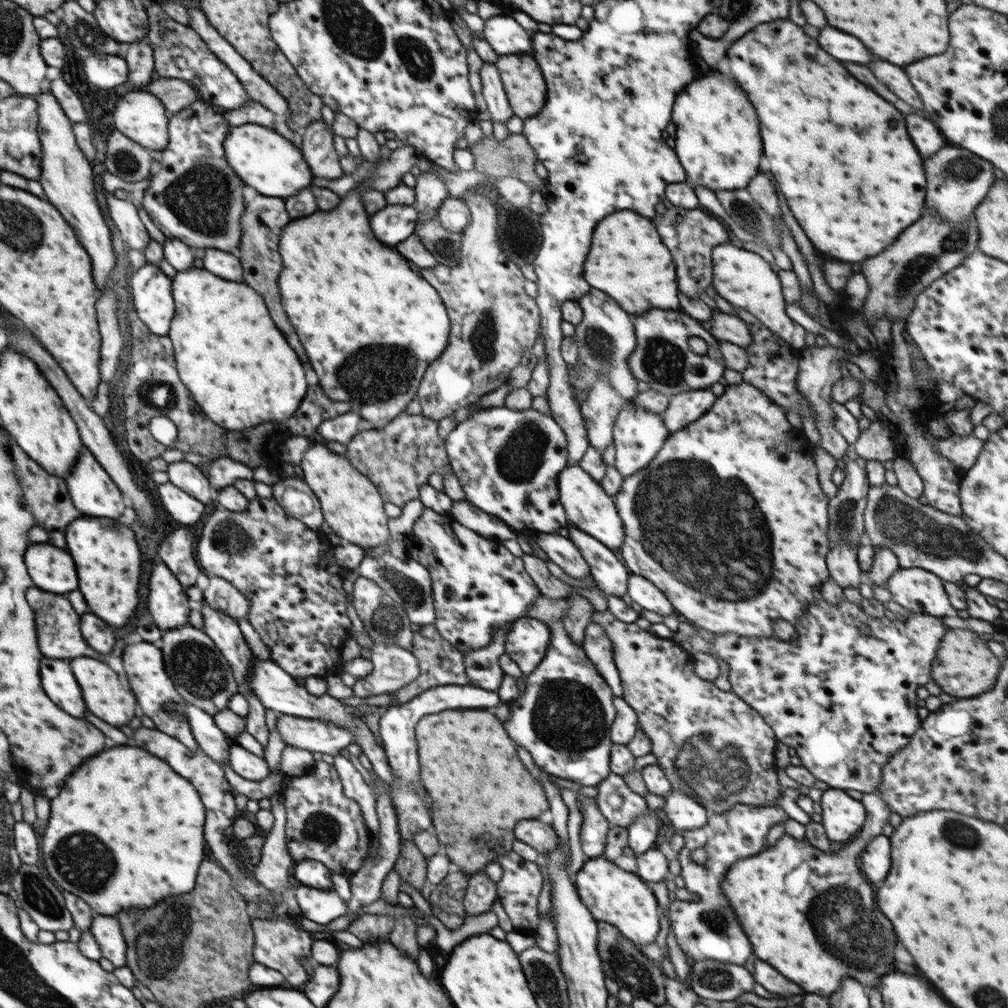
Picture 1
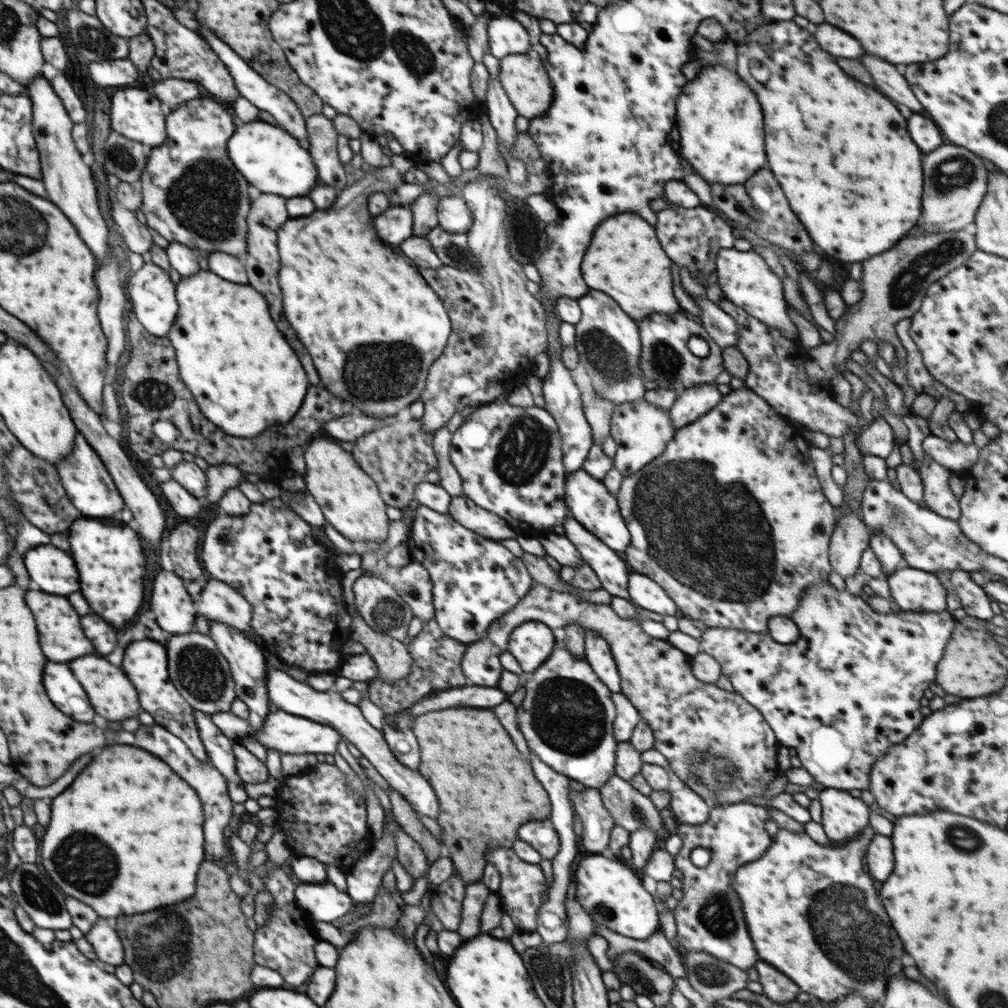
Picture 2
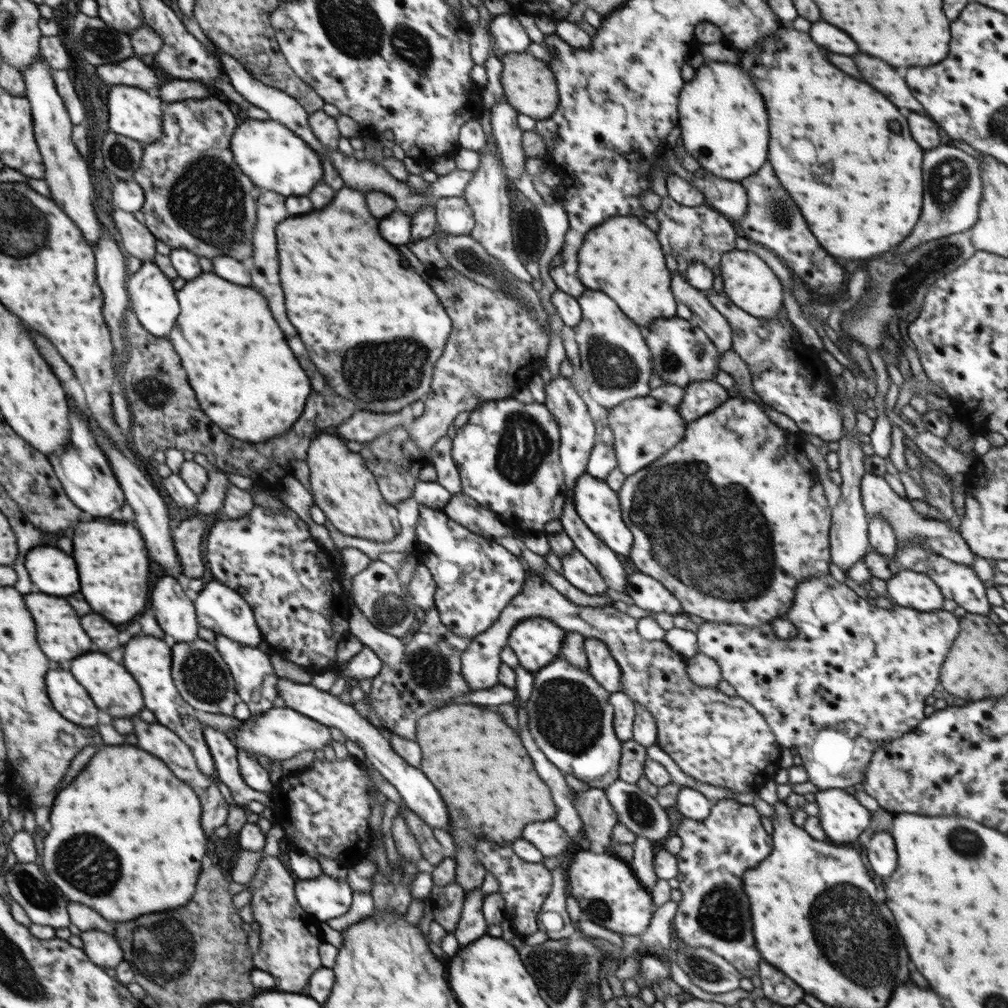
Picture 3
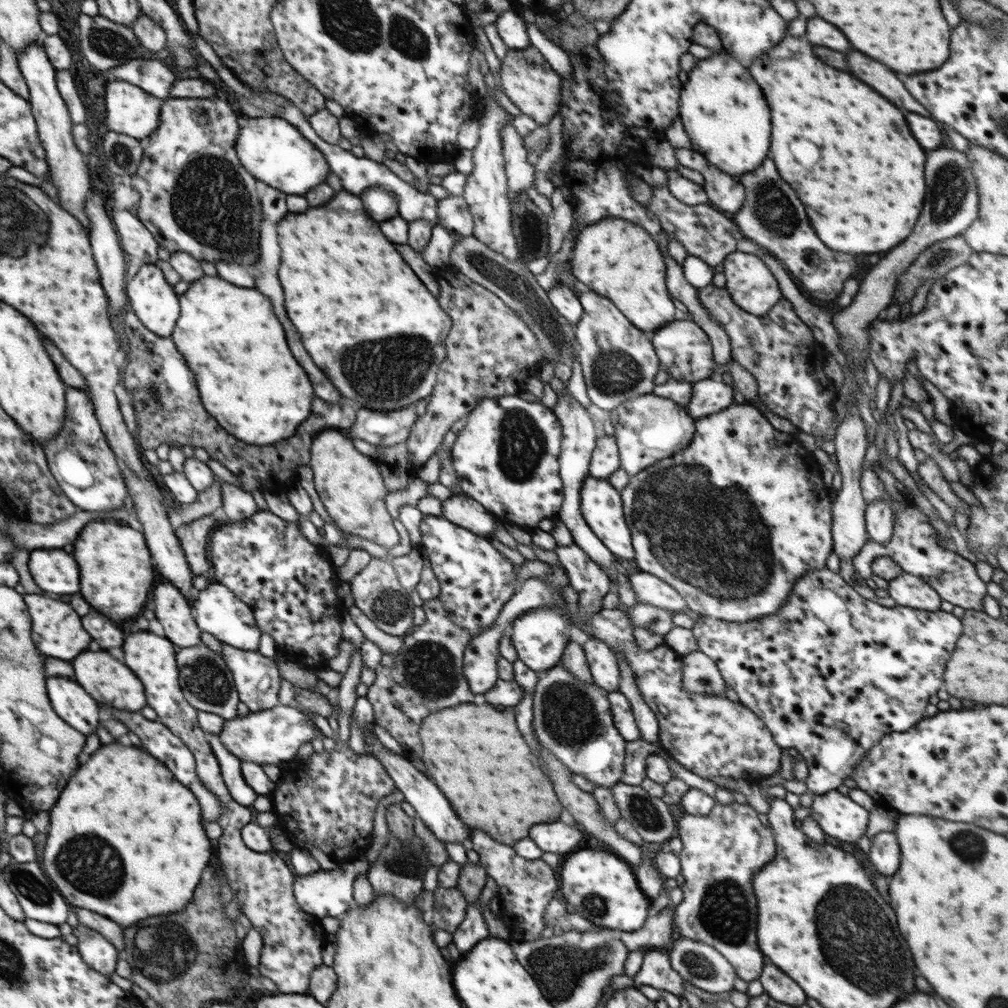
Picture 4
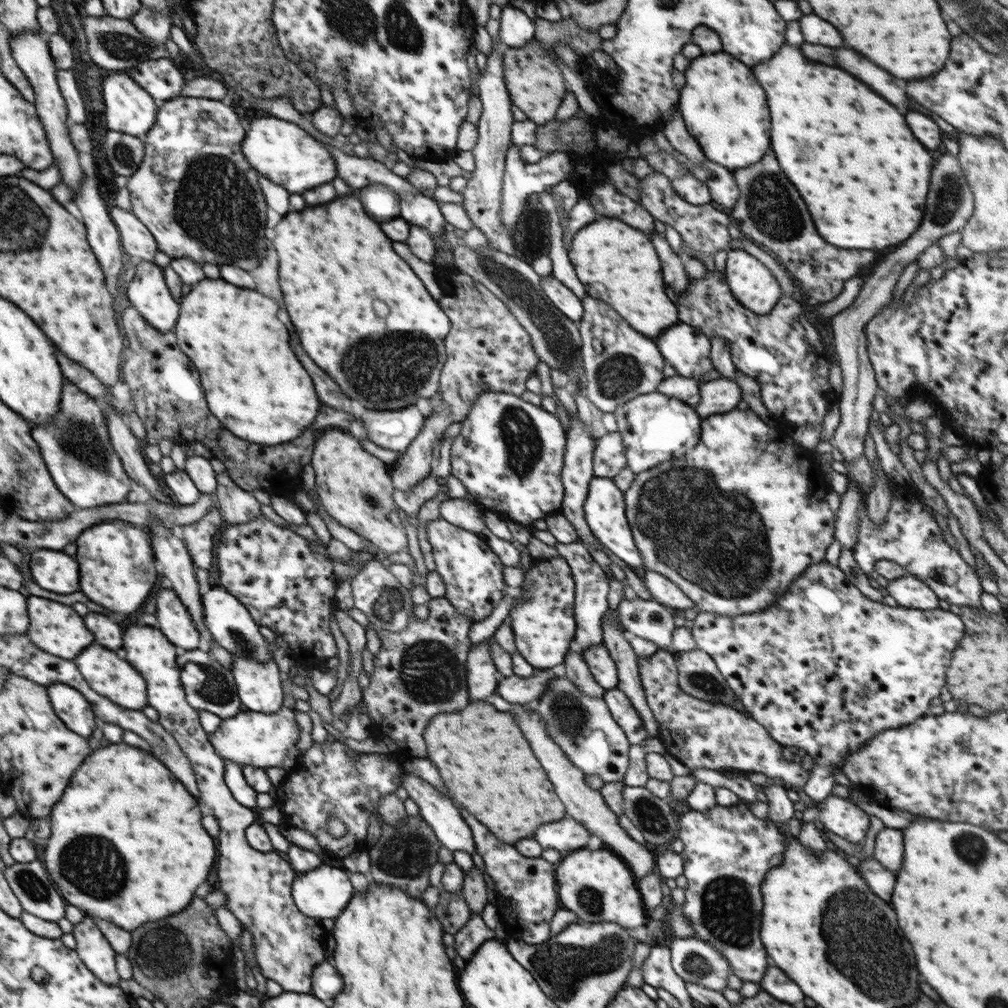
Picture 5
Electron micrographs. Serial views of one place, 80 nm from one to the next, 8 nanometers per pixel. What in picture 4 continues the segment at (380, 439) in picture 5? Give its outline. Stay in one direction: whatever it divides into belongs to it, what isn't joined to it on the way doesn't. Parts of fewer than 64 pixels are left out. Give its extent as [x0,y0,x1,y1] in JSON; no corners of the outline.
[344,407,417,447]

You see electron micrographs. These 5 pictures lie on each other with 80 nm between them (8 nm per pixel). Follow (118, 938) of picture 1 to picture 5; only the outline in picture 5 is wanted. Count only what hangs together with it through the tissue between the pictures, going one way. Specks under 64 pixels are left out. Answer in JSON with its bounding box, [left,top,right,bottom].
[73,915,121,986]

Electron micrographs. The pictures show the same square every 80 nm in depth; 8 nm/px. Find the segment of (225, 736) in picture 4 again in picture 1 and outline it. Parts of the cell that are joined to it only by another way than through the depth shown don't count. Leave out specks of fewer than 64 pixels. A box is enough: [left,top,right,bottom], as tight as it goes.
[275,714,353,757]

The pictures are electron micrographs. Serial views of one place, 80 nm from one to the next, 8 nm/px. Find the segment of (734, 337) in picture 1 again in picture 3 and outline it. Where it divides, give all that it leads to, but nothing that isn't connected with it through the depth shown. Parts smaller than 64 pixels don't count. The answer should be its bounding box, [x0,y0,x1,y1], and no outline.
[672,271,732,357]

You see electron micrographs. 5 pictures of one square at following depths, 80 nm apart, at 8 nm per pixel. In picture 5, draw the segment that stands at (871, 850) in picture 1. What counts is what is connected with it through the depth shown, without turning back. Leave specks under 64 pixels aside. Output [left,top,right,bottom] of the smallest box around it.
[874,827,904,872]

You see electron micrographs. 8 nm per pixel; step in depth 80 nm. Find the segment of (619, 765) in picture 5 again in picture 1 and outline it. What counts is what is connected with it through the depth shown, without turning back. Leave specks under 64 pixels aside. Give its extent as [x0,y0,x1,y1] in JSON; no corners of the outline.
[508,620,617,791]

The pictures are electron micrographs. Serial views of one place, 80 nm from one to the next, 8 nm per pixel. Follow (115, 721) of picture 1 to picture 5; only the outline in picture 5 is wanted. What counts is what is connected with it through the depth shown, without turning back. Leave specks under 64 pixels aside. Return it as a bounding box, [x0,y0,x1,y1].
[76,646,148,710]

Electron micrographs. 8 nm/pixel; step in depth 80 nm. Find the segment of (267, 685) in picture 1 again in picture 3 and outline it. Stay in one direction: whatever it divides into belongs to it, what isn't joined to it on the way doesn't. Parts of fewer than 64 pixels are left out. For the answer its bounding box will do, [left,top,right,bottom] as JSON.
[276,678,451,832]

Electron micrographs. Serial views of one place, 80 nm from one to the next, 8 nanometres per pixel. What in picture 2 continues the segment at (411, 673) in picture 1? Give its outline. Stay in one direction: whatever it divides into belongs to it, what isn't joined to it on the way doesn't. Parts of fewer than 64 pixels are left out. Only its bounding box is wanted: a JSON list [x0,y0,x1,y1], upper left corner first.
[351,613,412,696]

